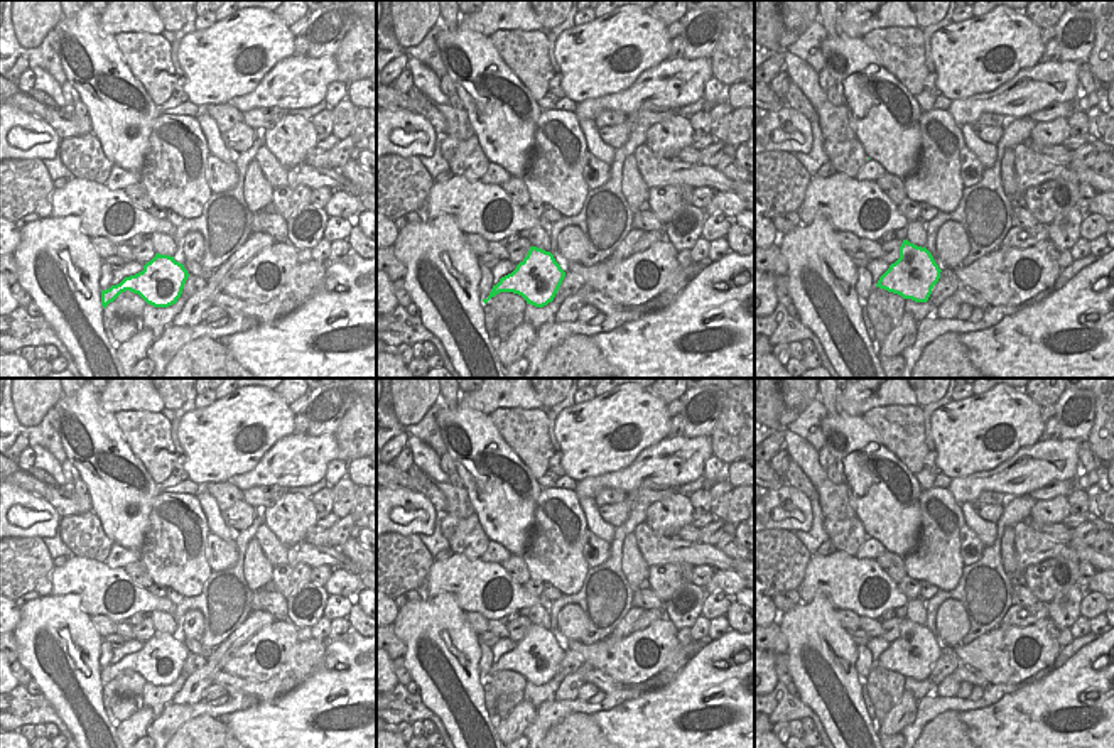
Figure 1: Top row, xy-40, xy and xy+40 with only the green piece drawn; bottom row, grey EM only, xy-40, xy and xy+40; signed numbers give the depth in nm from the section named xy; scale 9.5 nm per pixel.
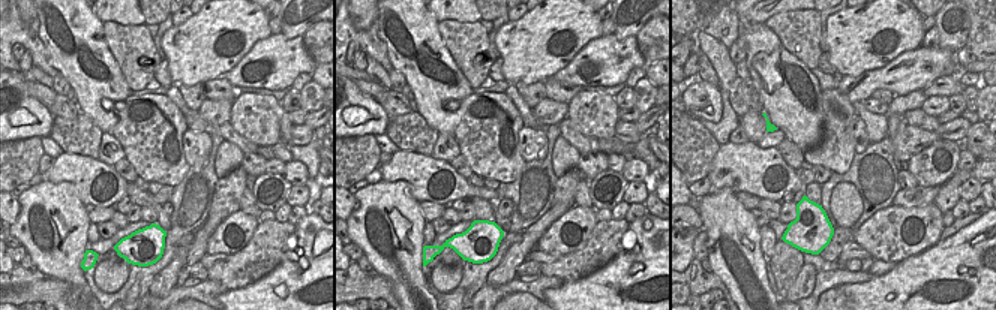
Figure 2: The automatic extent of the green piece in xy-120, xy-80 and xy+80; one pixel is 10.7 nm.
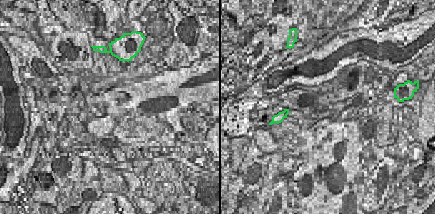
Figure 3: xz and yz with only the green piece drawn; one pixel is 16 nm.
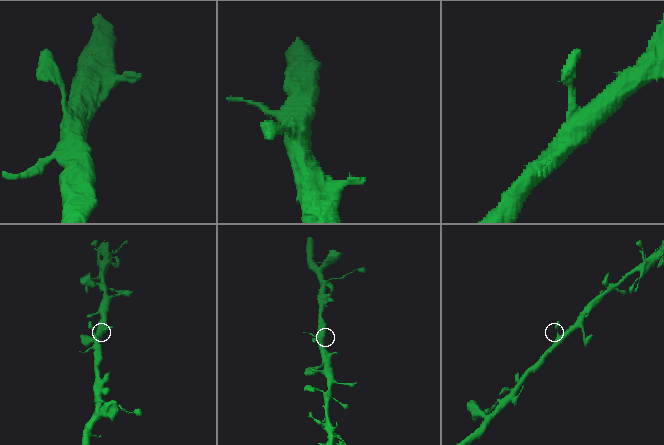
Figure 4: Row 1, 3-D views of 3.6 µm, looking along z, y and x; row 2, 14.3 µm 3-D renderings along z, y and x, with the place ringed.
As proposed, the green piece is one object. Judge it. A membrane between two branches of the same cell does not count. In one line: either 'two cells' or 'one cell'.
one cell

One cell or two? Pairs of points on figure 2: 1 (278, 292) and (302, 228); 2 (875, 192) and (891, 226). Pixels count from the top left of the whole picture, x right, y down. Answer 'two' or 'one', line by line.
1: one
2: two

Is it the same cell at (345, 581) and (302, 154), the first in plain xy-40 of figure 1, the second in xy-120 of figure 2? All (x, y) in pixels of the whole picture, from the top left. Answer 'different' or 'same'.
different

